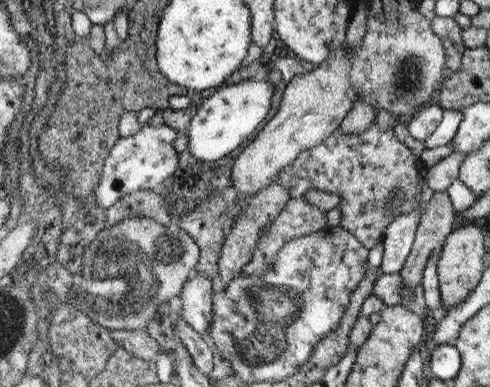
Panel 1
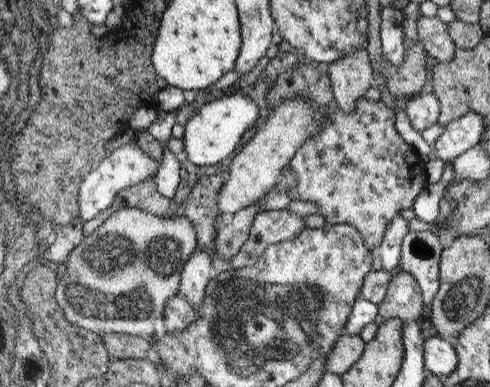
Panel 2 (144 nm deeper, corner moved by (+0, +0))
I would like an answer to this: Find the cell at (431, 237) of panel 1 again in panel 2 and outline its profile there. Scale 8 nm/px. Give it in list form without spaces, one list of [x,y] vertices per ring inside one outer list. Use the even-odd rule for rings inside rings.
[[[401,270],[389,282],[389,290],[385,300],[379,304],[379,316],[387,318],[401,318],[403,322],[413,322],[421,316],[423,308],[423,294],[417,280],[407,272]]]

